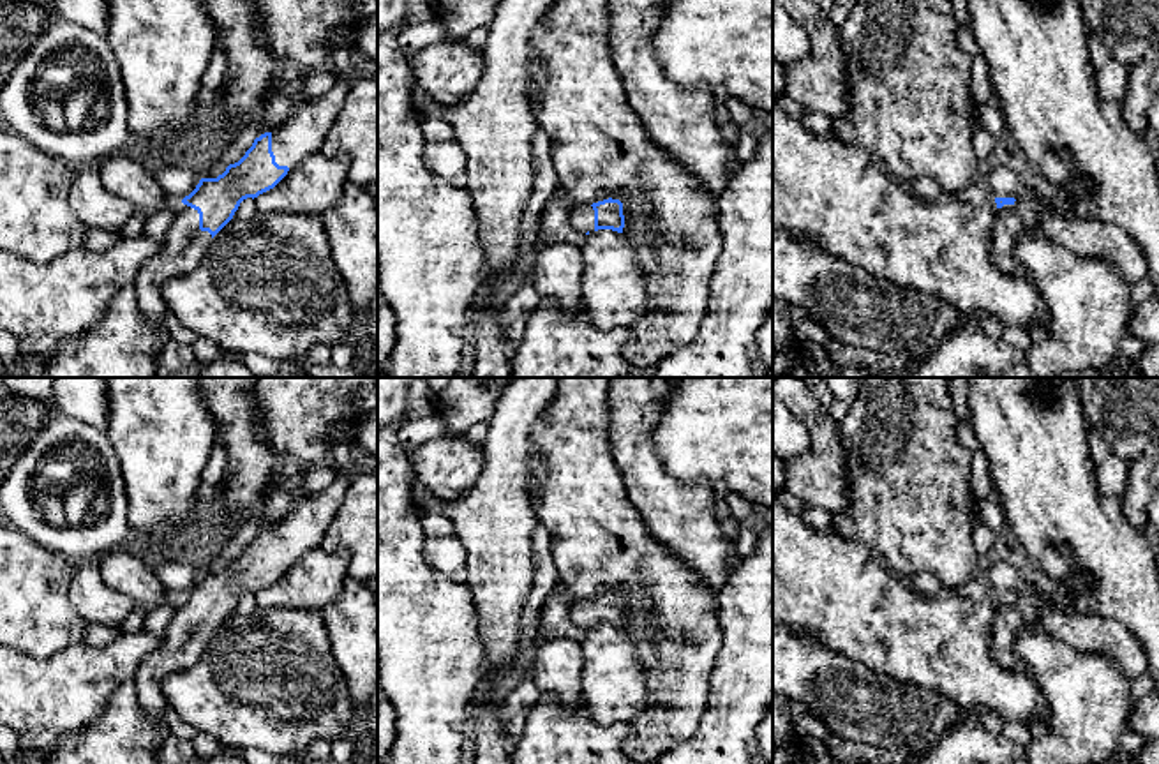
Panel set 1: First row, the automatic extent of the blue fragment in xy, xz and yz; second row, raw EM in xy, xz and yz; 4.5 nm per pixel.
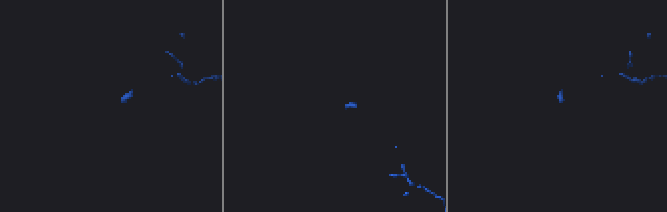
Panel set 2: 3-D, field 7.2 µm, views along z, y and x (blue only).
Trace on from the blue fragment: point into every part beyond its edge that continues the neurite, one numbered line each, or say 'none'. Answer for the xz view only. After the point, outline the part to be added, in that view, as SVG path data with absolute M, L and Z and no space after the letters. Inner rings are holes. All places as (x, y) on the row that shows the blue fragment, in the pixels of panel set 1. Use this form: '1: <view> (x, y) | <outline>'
1: xz (581, 216) | M586 203L572 205L568 219L570 224L582 233L594 231L594 210L591 205Z

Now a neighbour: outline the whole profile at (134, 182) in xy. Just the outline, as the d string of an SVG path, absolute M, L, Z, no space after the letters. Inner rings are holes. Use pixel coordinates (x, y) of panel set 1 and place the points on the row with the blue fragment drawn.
M109 155L97 166L109 192L134 205L141 215L155 213L175 201L164 192L152 169L131 157Z

